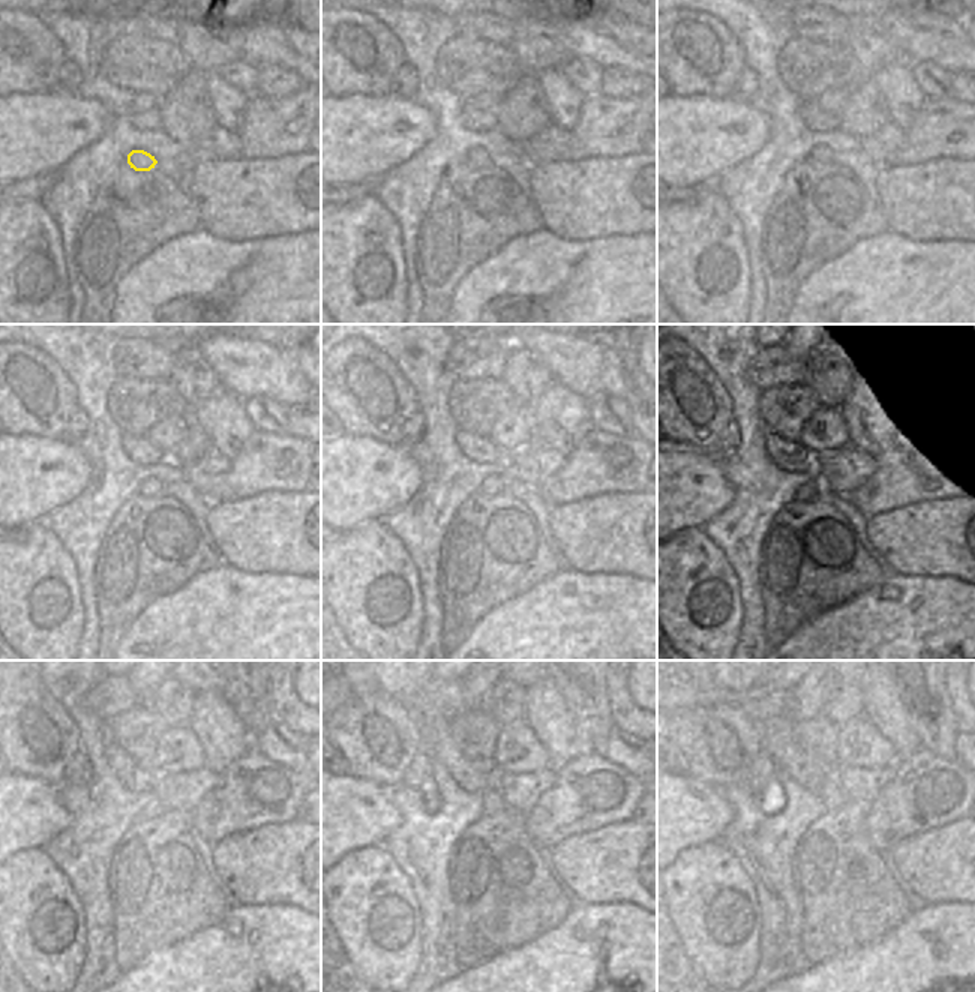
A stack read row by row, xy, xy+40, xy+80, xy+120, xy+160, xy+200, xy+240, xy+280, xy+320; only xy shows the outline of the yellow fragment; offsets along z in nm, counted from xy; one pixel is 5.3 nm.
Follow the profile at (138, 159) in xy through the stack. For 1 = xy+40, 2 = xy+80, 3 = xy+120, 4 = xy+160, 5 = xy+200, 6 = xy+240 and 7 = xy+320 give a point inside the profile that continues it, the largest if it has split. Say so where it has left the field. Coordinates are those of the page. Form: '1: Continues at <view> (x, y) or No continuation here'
1: Continues at xy+40 (477, 156)
2: Continues at xy+80 (821, 155)
3: Continues at xy+120 (150, 488)
4: Continues at xy+160 (492, 485)
5: Continues at xy+200 (833, 480)
6: Continues at xy+240 (155, 806)
7: Continues at xy+320 (830, 794).

